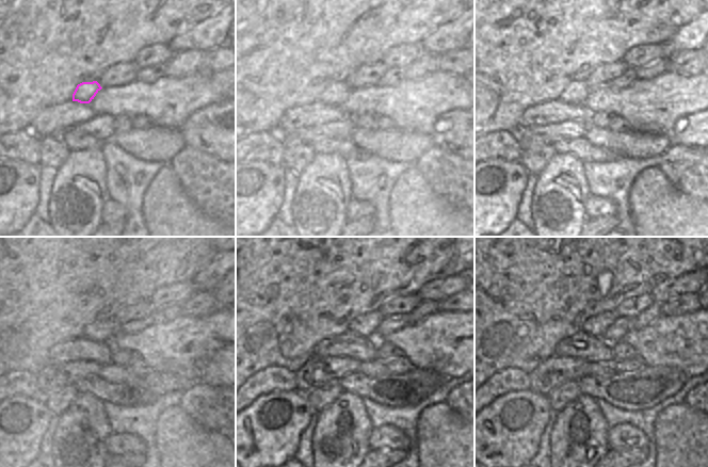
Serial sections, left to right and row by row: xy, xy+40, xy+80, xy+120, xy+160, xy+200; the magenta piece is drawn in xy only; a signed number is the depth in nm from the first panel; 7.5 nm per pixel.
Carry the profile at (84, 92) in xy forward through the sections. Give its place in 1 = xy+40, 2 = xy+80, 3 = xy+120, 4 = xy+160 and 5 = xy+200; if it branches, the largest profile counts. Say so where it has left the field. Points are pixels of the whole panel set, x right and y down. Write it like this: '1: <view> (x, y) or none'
1: xy+40 (336, 94)
2: xy+80 (576, 93)
3: xy+120 (100, 331)
4: xy+160 (365, 325)
5: xy+200 (596, 325)

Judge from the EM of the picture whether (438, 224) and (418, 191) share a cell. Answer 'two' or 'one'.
one

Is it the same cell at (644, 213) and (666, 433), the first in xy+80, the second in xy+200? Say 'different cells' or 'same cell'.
same cell

